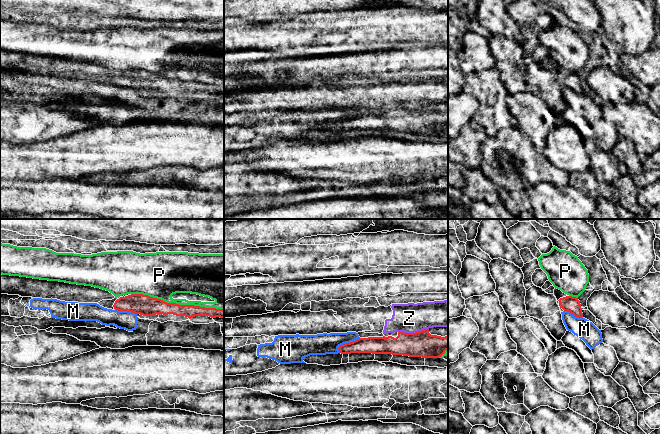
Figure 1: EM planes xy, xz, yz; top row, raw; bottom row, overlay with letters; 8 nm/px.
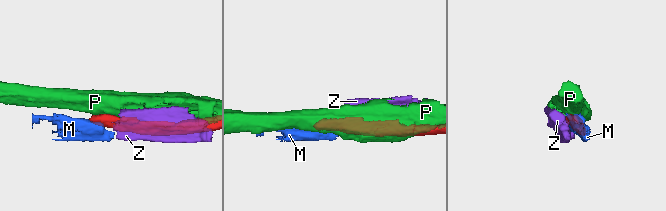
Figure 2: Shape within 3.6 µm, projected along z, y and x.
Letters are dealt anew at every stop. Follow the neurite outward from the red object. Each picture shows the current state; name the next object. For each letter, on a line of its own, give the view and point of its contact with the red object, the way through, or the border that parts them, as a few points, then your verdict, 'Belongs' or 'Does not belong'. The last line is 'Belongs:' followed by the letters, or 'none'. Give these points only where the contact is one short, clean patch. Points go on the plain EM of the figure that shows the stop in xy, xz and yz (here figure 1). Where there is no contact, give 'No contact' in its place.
M: Touches red at xz (346, 119). Boundary: xz (359, 113), (341, 120), (338, 123), (338, 128). Does not belong
P: Touches red at xy (177, 80). Does not belong
Z: Touches red at xz (413, 109). Boundary: xz (428, 104), (415, 108), (398, 108). Does not belong
Belongs: none

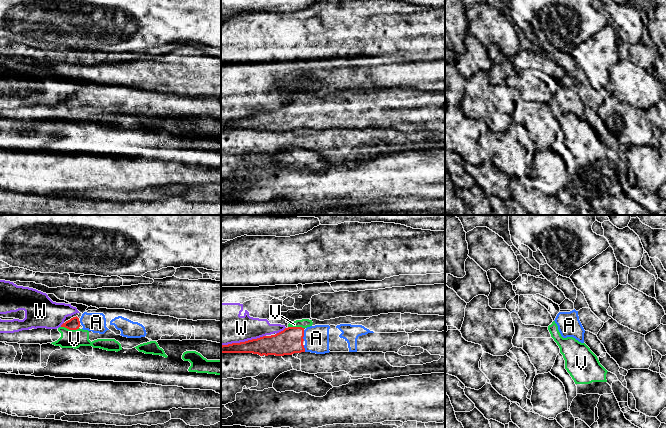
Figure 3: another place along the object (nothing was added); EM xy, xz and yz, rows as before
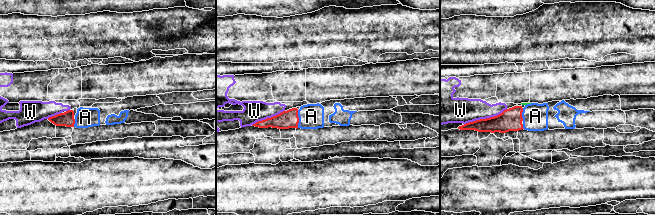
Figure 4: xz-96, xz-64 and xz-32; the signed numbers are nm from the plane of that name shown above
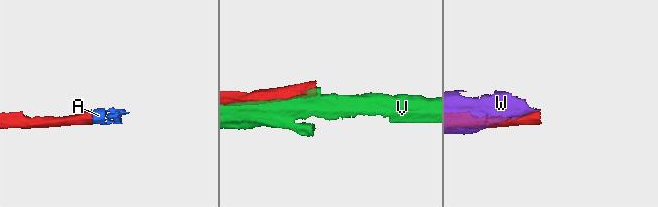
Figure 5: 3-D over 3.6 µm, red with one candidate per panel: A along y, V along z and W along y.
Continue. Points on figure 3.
A: Touches red at xz (303, 111). Path across: xz (289, 117), (296, 111), (303, 111), (312, 111), (316, 114). Belongs
V: Touches red at xy (70, 105). Does not belong
W: Touches red at xz (243, 118). Does not belong
Belongs: A

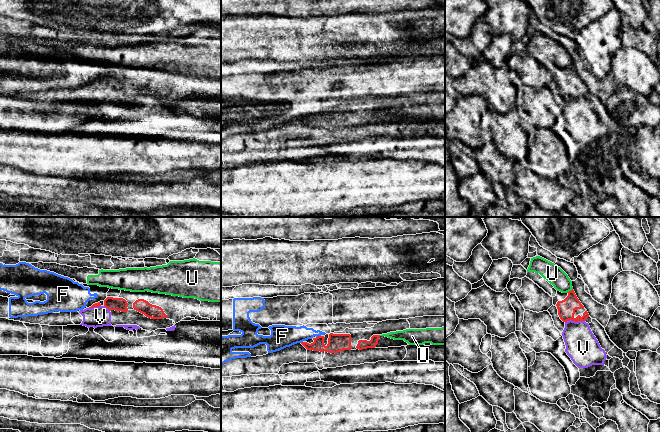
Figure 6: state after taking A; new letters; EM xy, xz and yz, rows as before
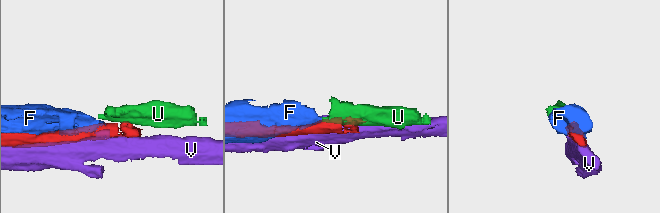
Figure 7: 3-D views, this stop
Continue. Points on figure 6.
F: Touches red at xz (318, 112). Does not belong
U: Touches red at yz (569, 67). Boundary: yz (572, 64), (566, 68). Does not belong
V: Touches red at yz (574, 96). Does not belong
Belongs: none

